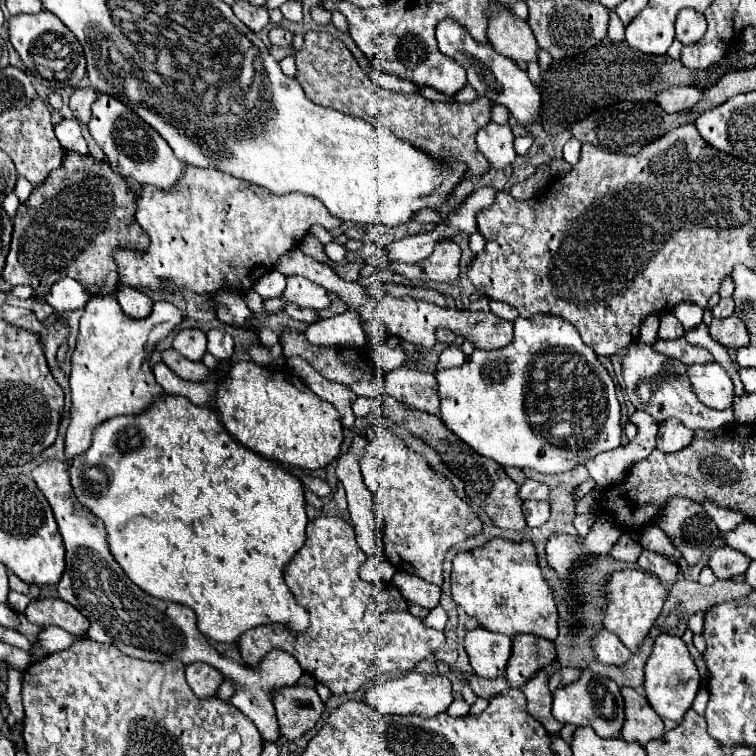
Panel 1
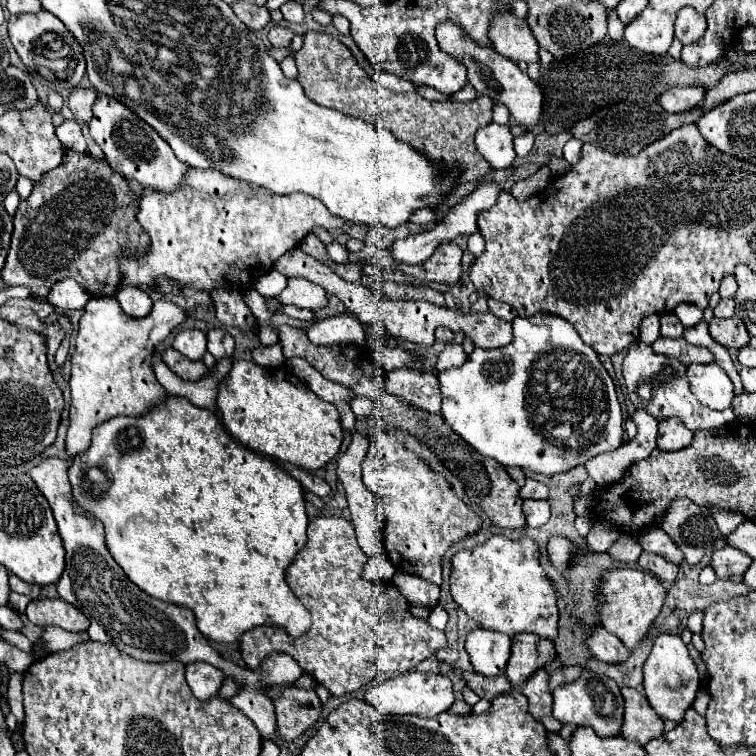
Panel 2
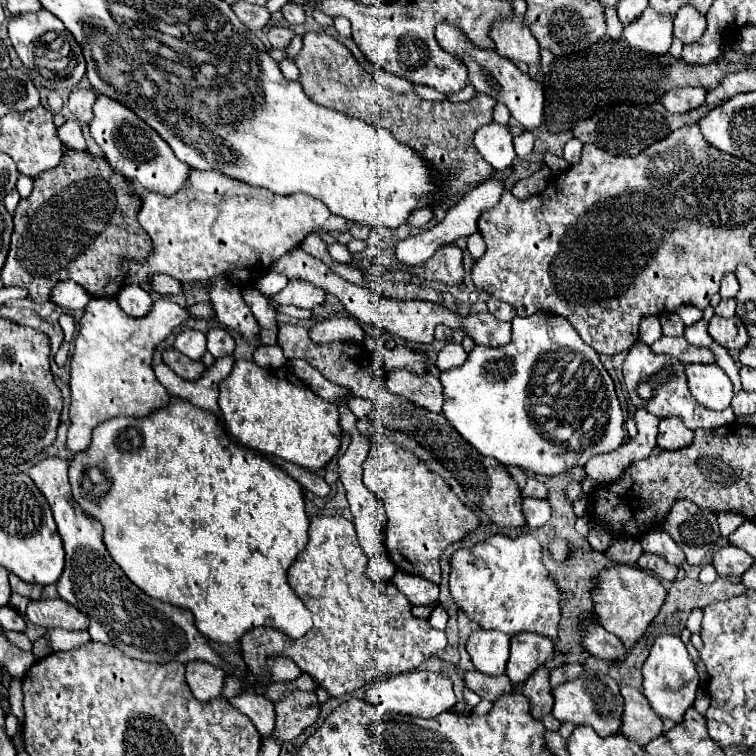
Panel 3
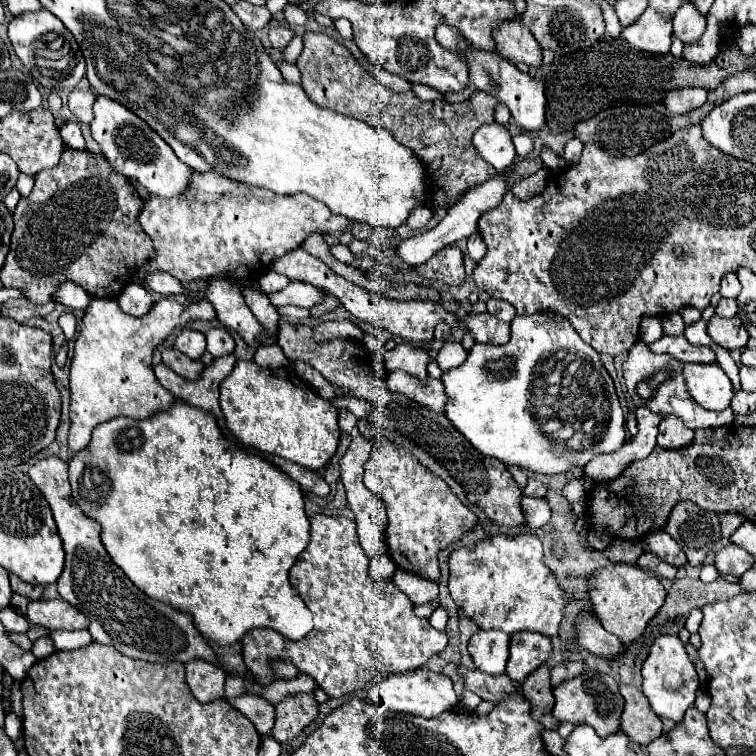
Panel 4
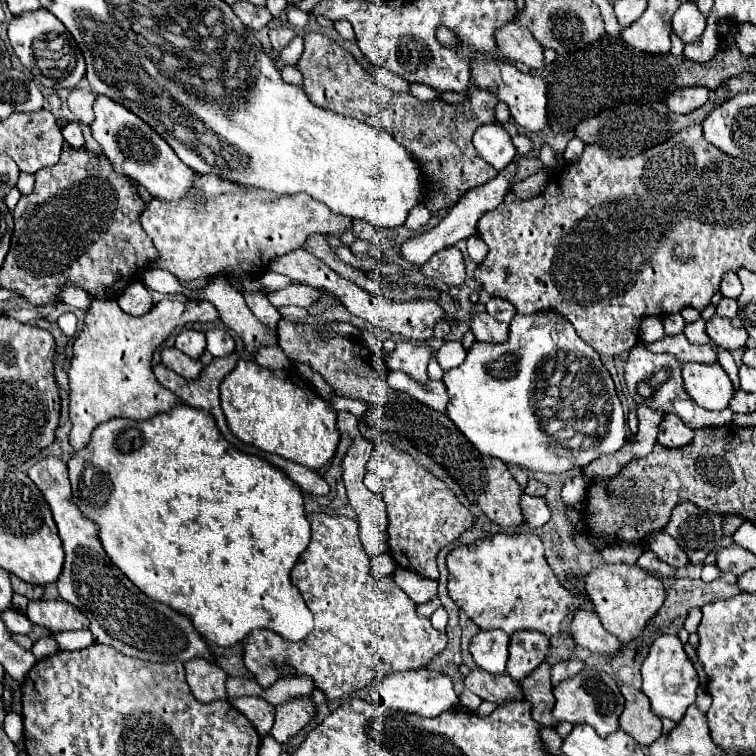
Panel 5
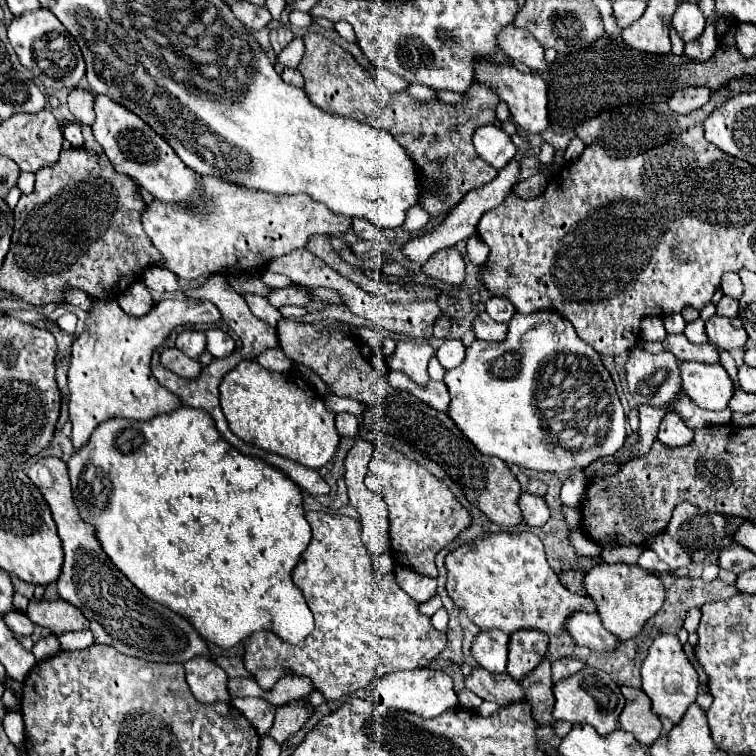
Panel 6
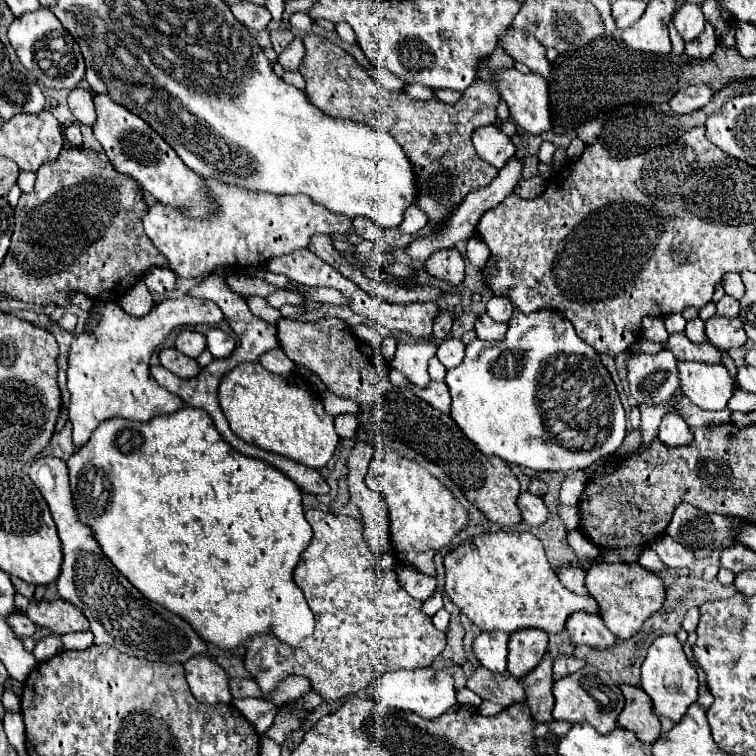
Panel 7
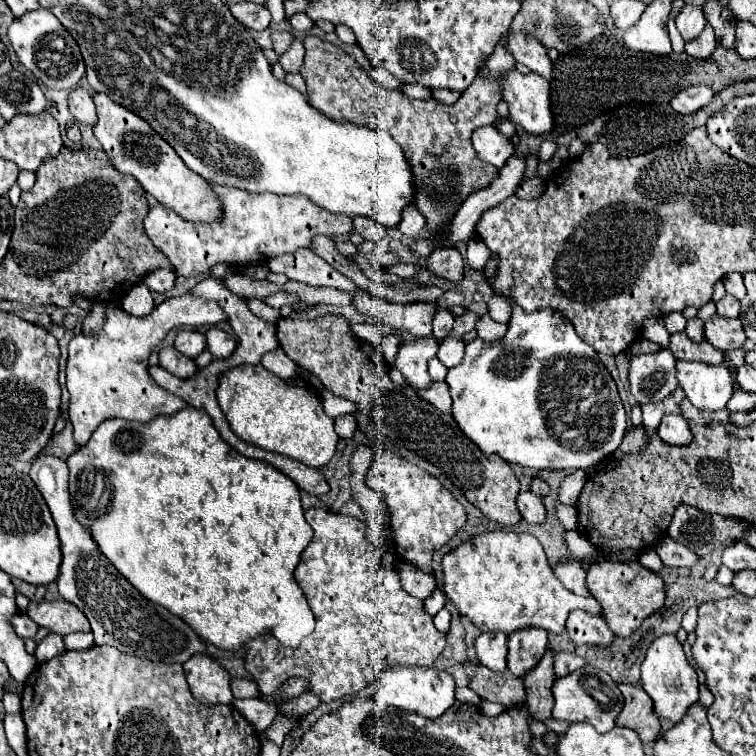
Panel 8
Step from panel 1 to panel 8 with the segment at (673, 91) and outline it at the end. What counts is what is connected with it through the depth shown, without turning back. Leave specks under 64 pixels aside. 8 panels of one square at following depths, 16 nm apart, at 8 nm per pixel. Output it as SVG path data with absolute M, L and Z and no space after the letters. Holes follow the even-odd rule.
M690 86L690 88L682 90L682 92L678 92L672 98L670 106L678 114L692 114L692 112L708 106L712 102L712 98L714 98L712 88L708 88L708 86Z

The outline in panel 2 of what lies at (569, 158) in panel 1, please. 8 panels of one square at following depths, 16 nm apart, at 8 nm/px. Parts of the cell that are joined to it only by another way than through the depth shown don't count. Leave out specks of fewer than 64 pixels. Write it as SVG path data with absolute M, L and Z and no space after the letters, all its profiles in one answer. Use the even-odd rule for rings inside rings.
M576 138L568 140L564 146L564 160L568 164L576 164L576 160L580 160L580 148L582 148L580 140L576 140Z

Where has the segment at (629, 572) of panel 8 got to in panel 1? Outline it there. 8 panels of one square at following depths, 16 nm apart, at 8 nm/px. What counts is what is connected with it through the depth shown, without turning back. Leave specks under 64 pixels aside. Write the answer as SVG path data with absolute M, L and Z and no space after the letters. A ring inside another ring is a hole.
M626 568L626 570L616 570L608 574L604 594L608 602L602 608L604 628L616 634L622 640L622 644L634 652L638 644L644 640L644 636L648 634L648 630L652 628L654 620L658 618L668 590L662 586L662 582L654 574L636 570L636 568Z

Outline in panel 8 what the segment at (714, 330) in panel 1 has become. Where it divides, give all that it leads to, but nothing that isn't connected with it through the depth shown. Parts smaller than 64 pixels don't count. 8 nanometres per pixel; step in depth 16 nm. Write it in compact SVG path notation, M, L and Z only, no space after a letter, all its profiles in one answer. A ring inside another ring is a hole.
M714 314L712 318L708 318L704 322L704 338L706 338L706 342L710 342L712 346L716 346L722 352L740 348L746 340L738 318L732 320L732 318L724 318L720 314Z

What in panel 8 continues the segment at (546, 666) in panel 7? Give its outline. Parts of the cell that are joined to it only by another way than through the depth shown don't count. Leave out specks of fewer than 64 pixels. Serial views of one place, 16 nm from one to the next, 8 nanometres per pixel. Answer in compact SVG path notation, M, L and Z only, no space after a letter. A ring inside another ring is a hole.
M548 648L542 660L532 668L530 672L524 674L524 688L526 688L526 702L530 706L530 714L536 720L546 720L550 718L554 698L552 698L552 688L554 684L554 656L552 650Z

